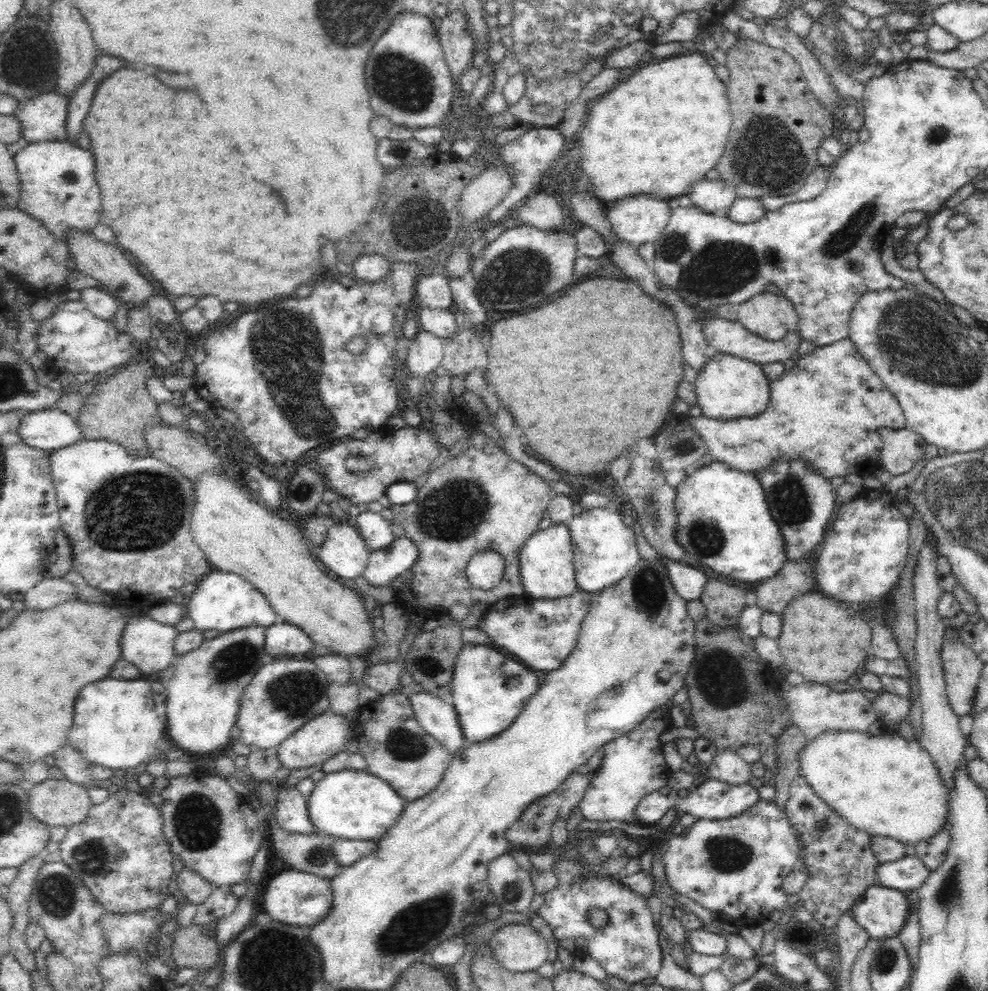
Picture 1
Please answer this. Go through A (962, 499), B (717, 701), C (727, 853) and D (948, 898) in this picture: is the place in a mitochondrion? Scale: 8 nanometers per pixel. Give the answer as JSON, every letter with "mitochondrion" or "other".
{"A":"mitochondrion","B":"mitochondrion","C":"mitochondrion","D":"mitochondrion"}

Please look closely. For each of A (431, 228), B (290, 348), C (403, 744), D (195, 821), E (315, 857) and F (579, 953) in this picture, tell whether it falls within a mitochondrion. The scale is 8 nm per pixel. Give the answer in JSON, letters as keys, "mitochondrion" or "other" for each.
{"A":"mitochondrion","B":"mitochondrion","C":"mitochondrion","D":"mitochondrion","E":"mitochondrion","F":"other"}

